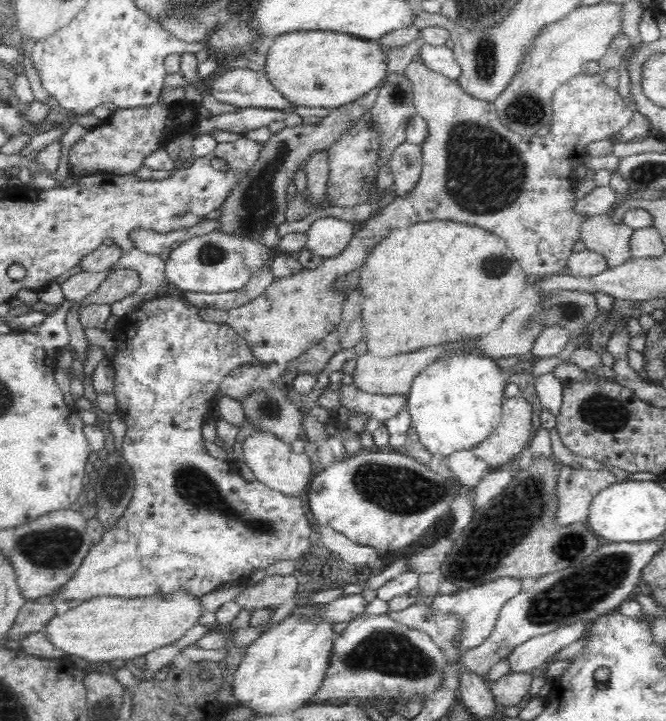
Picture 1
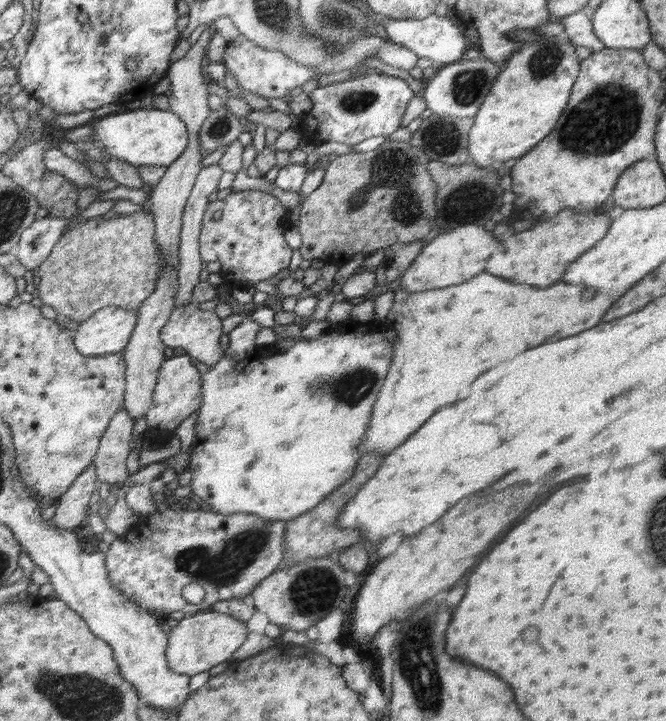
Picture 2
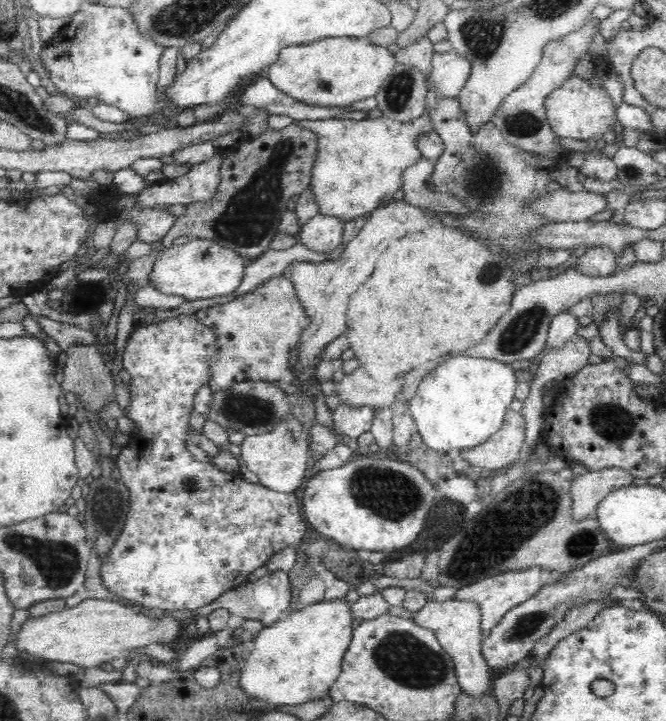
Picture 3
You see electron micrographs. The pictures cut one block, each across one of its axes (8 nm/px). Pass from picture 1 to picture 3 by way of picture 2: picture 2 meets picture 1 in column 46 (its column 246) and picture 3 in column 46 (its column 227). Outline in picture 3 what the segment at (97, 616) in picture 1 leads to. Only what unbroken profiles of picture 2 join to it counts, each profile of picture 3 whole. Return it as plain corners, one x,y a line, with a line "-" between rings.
87,598
72,608
27,619
16,634
16,648
22,654
36,658
70,662
85,668
99,667
152,642
171,645
179,628
180,624
174,617
151,618
133,606
124,606
113,600

